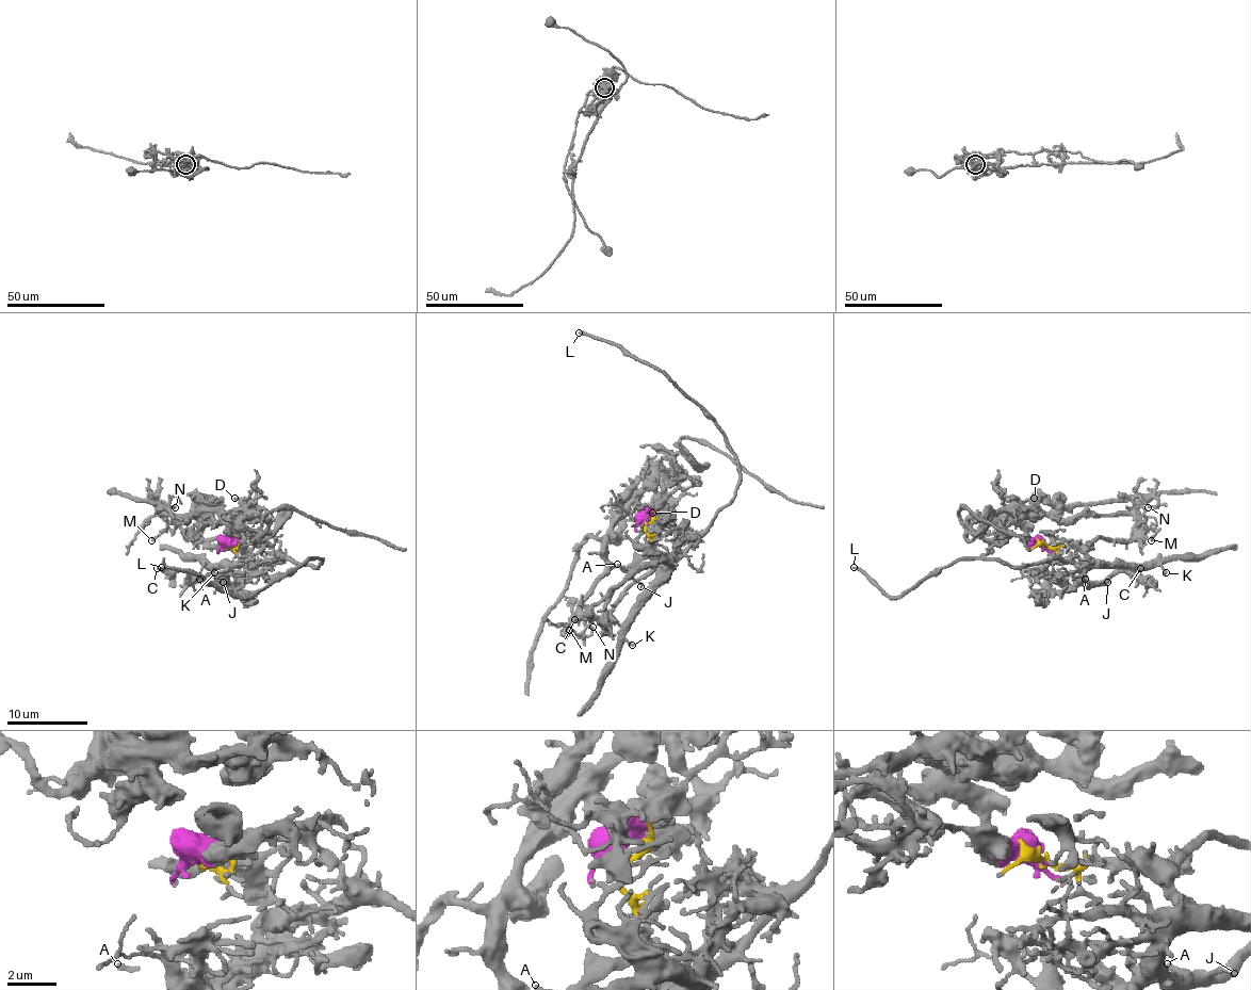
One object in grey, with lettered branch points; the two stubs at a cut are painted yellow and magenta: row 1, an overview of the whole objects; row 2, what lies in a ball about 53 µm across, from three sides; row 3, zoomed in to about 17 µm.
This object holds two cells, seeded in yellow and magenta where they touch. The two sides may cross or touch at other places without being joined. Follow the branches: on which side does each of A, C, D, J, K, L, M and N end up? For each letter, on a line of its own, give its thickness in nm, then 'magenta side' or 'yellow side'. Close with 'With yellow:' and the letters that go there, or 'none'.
A: calibre 170 nm; yellow side
C: calibre 140 nm; yellow side
D: calibre 260 nm; magenta side
J: calibre 200 nm; yellow side
K: calibre 190 nm; yellow side
L: calibre 240 nm; yellow side
M: calibre 180 nm; magenta side
N: calibre 150 nm; magenta side
With yellow: A, C, J, K, L

